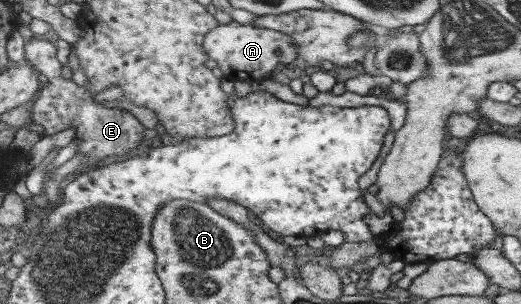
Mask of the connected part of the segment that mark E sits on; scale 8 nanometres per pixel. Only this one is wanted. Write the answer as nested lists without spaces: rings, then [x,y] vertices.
[[[33,36],[33,40],[25,42],[25,60],[28,60],[48,78],[48,85],[31,104],[31,121],[42,125],[46,136],[74,127],[76,137],[82,139],[77,146],[76,153],[86,155],[86,160],[76,170],[76,174],[72,174],[72,179],[99,167],[107,157],[127,157],[133,149],[141,145],[141,137],[145,137],[146,128],[141,125],[141,121],[133,113],[127,110],[121,111],[120,108],[105,107],[97,103],[95,97],[92,97],[93,93],[88,84],[84,83],[79,86],[75,85],[71,79],[63,78],[62,64],[57,59],[57,47],[53,42]]]

